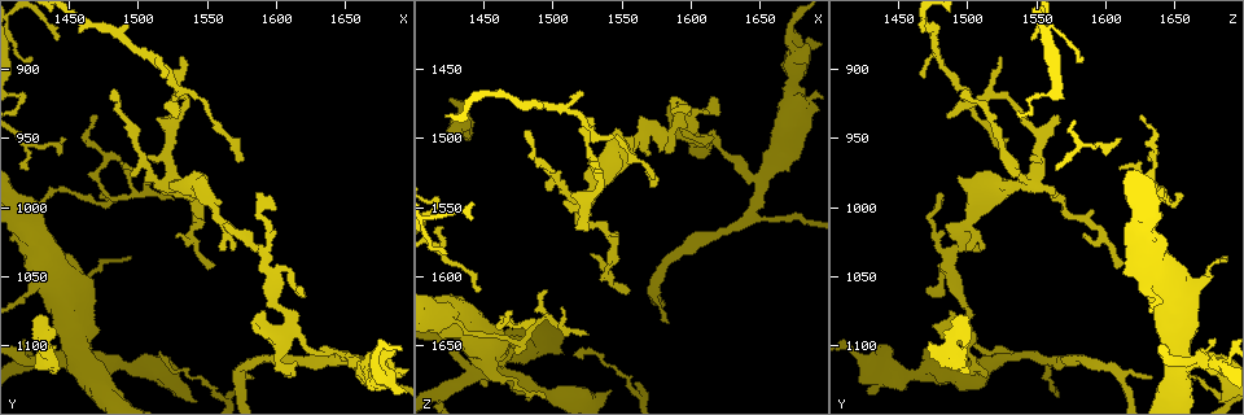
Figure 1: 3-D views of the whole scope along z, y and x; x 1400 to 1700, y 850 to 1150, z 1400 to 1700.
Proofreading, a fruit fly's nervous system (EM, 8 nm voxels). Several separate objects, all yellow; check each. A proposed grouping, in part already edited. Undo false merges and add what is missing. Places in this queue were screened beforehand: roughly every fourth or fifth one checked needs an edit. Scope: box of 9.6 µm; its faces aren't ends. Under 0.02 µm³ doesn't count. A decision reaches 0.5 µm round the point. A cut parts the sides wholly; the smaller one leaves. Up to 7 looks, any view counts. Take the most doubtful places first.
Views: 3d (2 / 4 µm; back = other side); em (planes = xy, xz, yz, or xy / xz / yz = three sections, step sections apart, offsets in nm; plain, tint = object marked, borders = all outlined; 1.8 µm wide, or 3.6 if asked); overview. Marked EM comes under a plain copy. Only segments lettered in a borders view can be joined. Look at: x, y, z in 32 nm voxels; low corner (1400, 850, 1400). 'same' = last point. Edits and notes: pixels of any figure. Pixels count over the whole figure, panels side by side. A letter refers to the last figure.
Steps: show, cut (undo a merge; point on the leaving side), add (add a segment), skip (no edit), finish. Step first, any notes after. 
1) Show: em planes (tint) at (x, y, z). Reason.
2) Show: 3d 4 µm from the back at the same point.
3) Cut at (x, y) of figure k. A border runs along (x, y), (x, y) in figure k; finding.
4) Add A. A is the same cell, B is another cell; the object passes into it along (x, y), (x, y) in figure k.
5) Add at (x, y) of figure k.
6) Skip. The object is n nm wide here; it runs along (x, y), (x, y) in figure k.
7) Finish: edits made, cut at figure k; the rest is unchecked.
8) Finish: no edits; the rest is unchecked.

Show: em 3.6 µm planes (borders) at (1452, 1114, 1660). Thin neck.

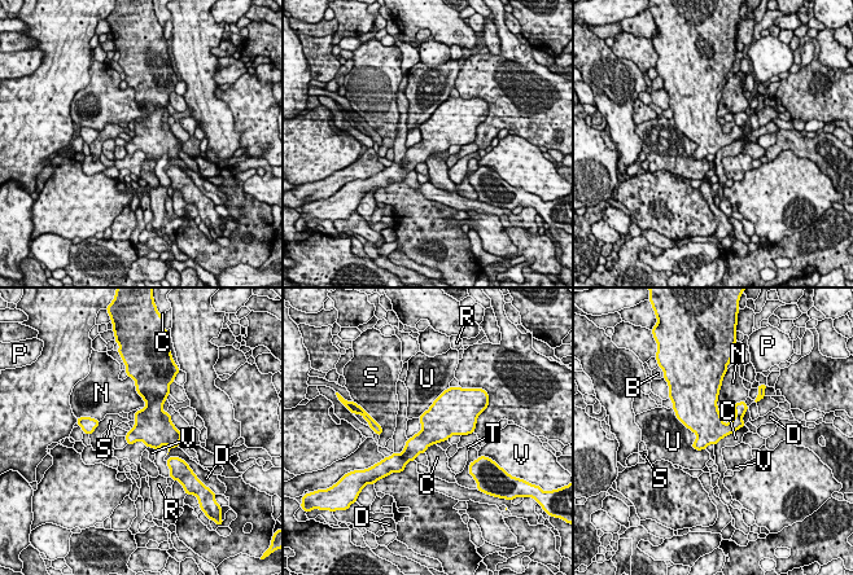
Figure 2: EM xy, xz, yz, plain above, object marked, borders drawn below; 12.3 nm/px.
Cut at (740, 408) of figure 2. The object is 380 nm wide here; B, C, D, N, P, R, S, T, U and V are other cells; two neurons meet here.

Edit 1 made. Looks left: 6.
Show: 3d 2 µm at (1620, 1098, 1504). Looks like a crossing.

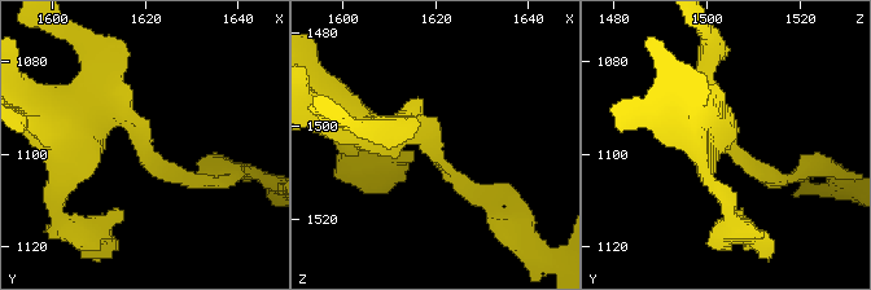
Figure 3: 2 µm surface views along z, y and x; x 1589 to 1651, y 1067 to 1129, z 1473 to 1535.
Show: em xy step 8 (tint) at (1620, 1096, 1505). 4 arms meet here; shape alone is not enough.

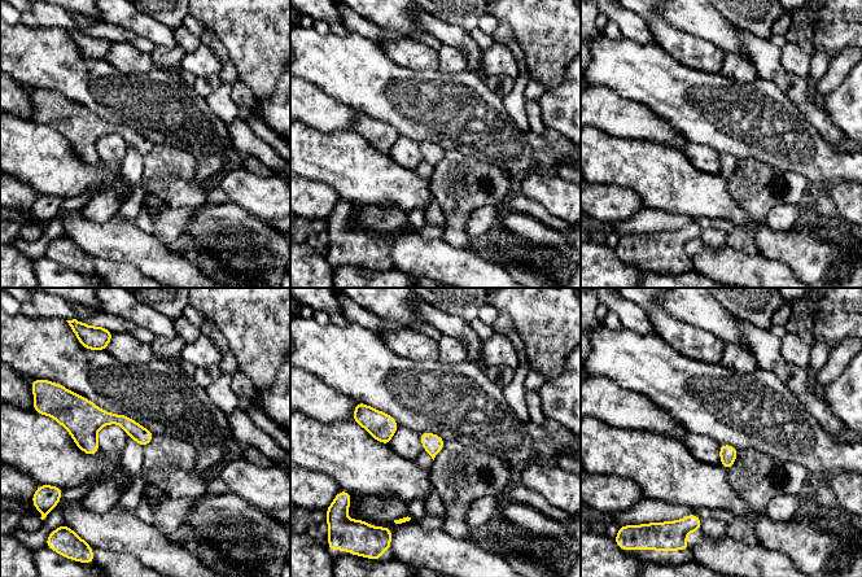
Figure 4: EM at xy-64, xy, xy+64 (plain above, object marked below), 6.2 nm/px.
Show: em planes (borders) at the same point. Cut it another way.

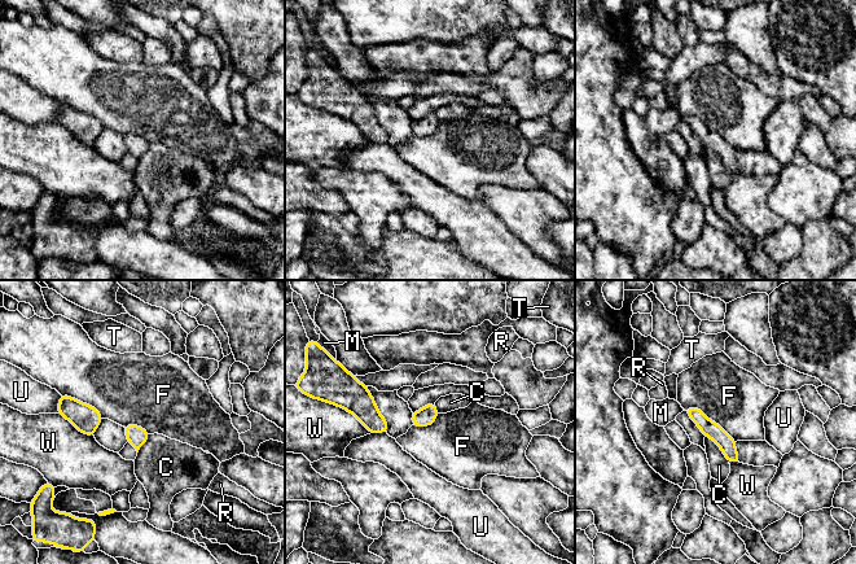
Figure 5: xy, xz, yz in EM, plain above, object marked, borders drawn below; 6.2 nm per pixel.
Skip. The longest contact is with F, 380 nm; C, F, M, R, T, U and W are other cells; continuous, no second neuron.

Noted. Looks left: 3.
Show: em 3.6 µm yz step 16 (tint) at (1420, 1064, 1634).

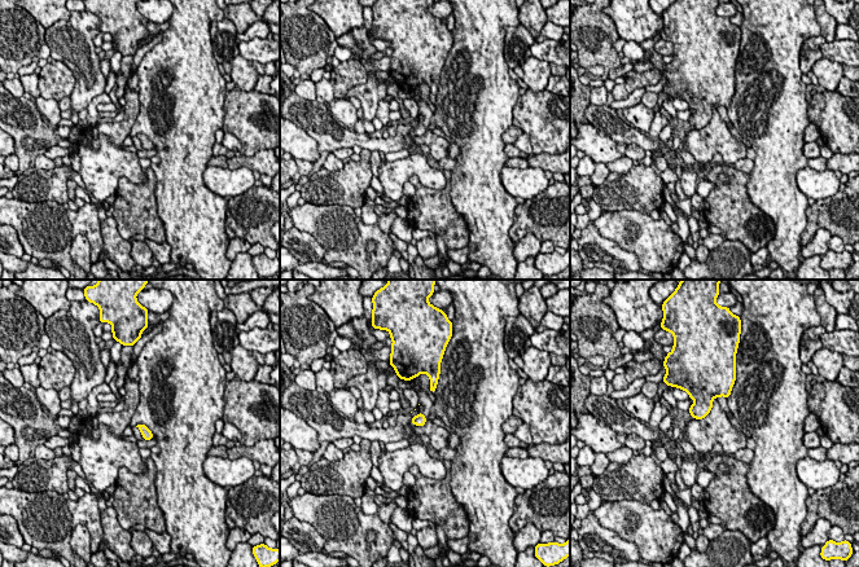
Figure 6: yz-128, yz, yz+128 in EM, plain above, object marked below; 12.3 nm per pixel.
Show: em 3.6 µm planes (borders) at the same point.

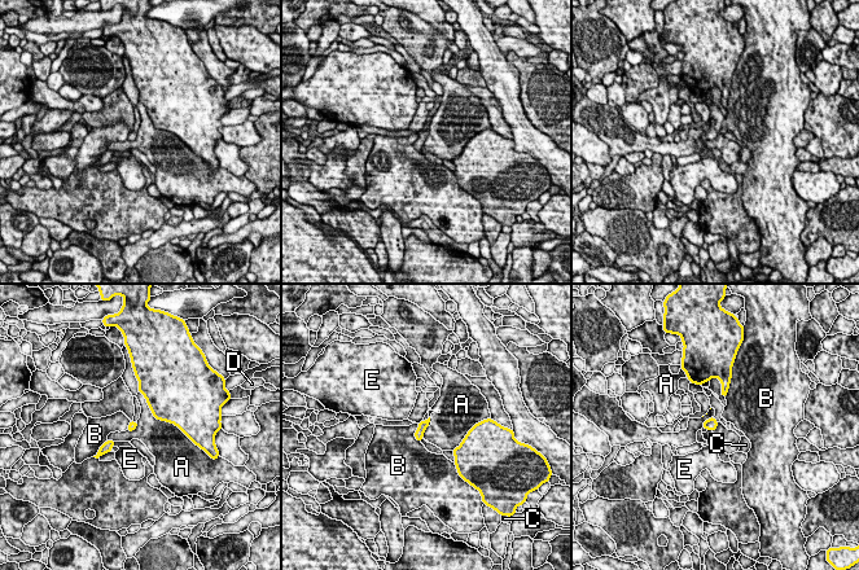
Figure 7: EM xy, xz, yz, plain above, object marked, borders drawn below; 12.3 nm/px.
Skip. The longest contact is with A, 700 nm; A, B, C, D and E are other cells; continuous, no second neuron.

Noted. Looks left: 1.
Finish: edits made, cut at figure 2; the rest is unchecked.

